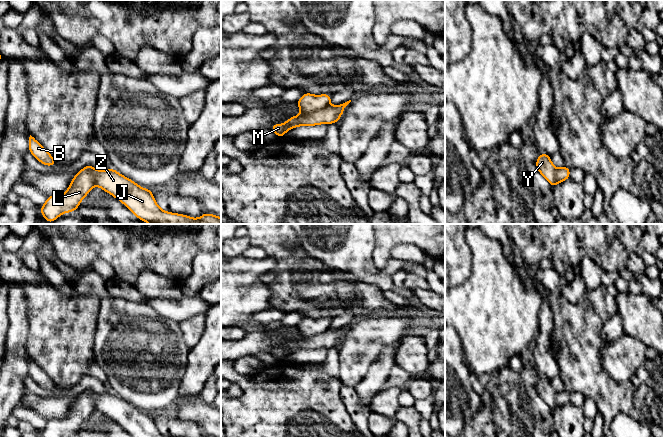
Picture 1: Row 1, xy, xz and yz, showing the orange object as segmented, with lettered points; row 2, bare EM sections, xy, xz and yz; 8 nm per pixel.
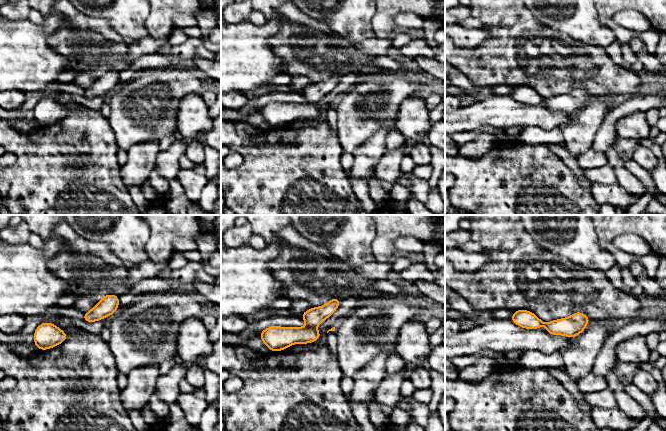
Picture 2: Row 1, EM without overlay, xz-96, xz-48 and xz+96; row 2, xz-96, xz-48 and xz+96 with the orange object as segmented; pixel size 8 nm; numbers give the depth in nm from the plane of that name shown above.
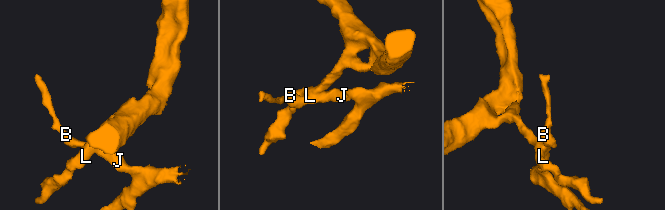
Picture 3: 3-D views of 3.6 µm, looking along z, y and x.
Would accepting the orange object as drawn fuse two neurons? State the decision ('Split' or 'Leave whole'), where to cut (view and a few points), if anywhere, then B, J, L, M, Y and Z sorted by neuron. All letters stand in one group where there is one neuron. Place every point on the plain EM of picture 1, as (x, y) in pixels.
Split. Split along xz (328, 328), (320, 333), (301, 337). Groups: B J M Z / L Y

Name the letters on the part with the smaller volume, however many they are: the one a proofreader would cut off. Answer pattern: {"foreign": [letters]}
{"foreign": ["B", "J", "M", "Z"]}

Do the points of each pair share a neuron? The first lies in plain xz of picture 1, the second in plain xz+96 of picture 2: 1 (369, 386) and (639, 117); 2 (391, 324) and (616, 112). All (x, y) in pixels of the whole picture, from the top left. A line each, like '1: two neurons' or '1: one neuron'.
1: two neurons
2: two neurons

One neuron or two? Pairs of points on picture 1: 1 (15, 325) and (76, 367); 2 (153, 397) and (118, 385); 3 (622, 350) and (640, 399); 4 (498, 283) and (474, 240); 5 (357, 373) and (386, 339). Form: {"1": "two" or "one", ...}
{"1": "two", "2": "one", "3": "two", "4": "one", "5": "one"}

